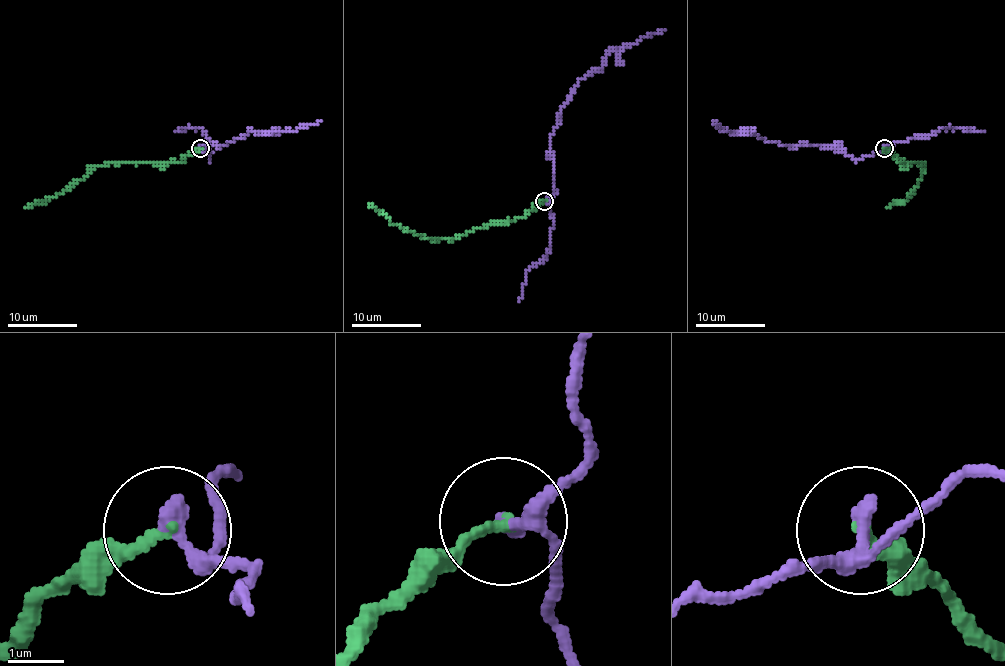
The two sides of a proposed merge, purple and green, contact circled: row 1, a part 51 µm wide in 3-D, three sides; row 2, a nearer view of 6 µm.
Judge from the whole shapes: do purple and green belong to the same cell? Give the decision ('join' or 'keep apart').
keep apart

